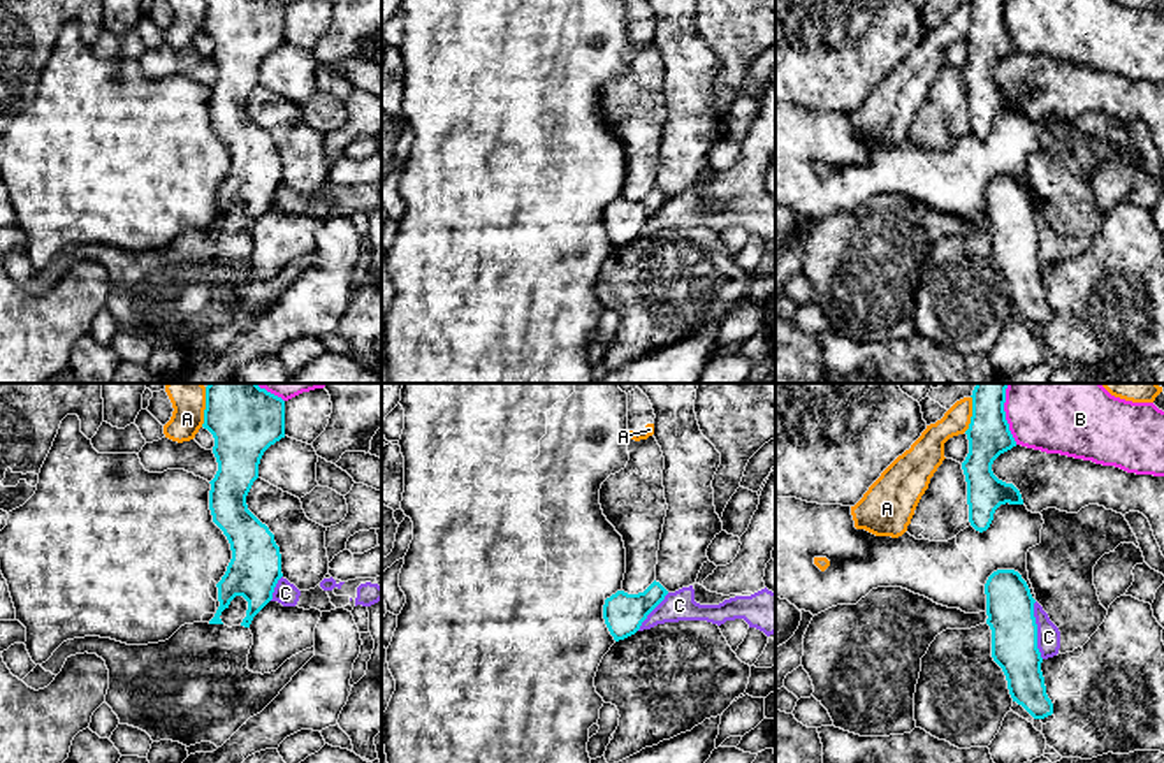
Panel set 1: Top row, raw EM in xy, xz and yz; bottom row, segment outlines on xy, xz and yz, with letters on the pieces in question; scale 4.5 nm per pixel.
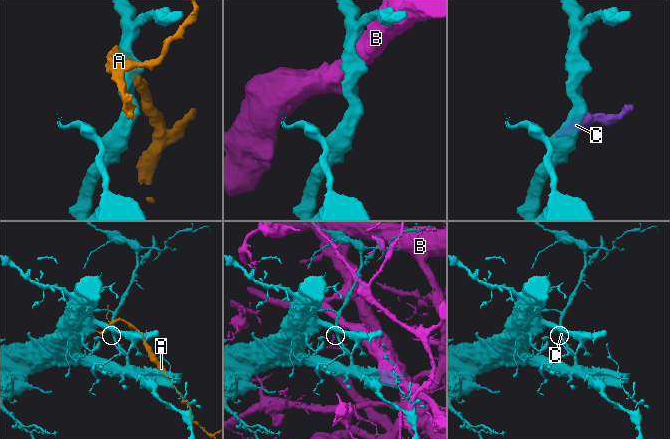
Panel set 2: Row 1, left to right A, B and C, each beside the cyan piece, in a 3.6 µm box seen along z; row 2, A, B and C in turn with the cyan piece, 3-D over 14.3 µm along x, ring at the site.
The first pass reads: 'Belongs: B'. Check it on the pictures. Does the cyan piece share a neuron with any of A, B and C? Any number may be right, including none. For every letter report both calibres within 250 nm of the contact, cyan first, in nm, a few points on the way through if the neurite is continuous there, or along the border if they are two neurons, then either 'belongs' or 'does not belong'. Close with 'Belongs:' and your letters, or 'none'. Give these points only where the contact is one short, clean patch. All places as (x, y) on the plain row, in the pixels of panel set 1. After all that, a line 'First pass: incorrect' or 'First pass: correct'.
A: calibres 200 and 130 nm; does not belong
B: calibres 200 and 280 nm; does not belong
C: calibres 220 and 110 nm; does not belong
Belongs: none
First pass: incorrect

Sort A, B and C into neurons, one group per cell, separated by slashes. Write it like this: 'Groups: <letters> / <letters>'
Groups: A / B / C

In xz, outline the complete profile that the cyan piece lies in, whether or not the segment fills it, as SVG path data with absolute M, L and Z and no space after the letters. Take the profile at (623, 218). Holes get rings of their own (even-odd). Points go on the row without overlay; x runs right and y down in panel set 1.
M652 188L644 199L617 197L605 206L603 225L615 248L635 241L647 222L665 206L668 197Z

